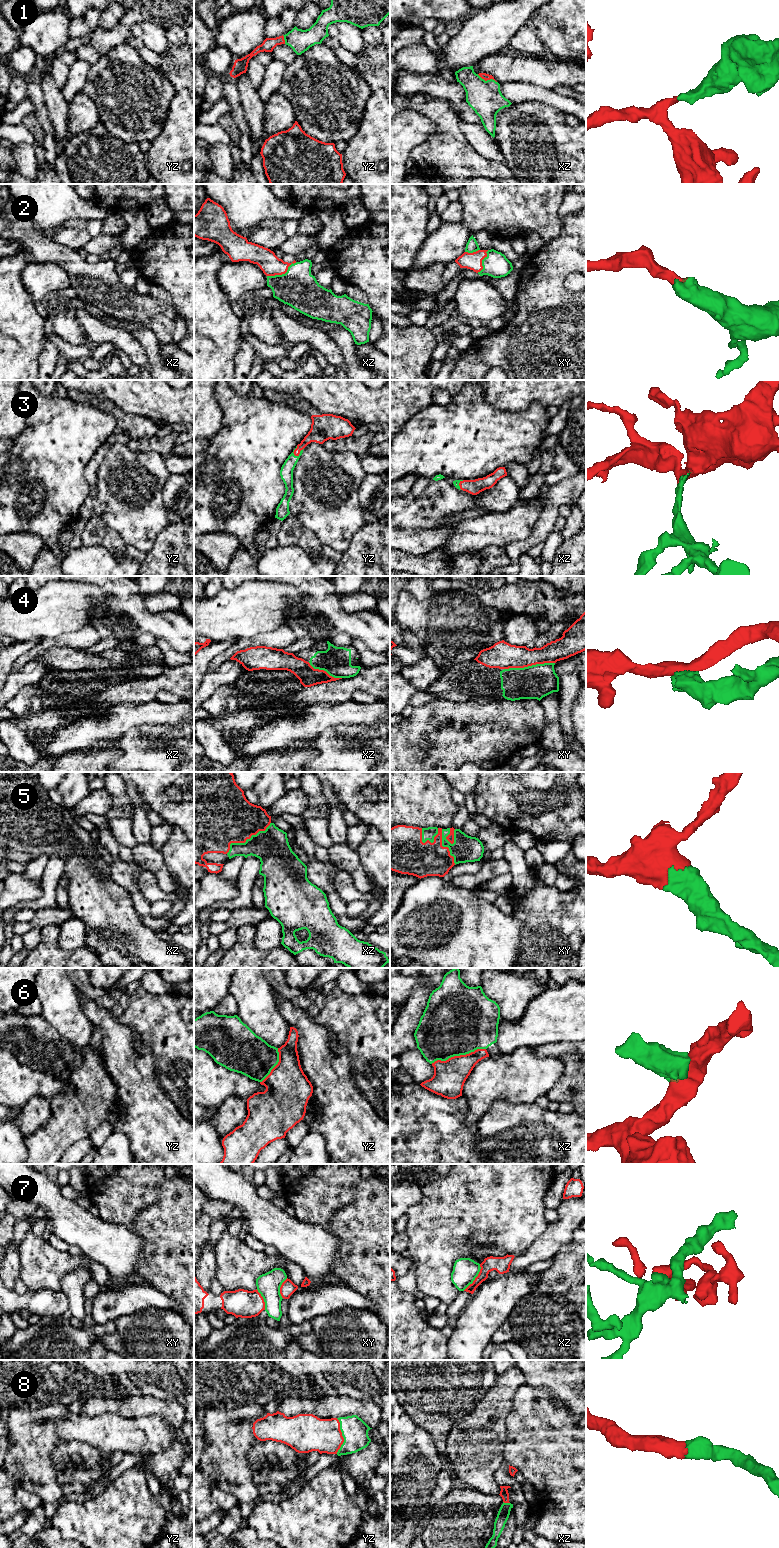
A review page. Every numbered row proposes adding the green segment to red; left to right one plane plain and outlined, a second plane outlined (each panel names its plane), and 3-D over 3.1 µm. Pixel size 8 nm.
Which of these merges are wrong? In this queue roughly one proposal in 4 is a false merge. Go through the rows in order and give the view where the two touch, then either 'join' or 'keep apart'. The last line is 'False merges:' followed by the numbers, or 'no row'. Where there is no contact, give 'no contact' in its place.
1: contact in xz; join
2: contact in xz; join
3: contact in yz; join
4: contact in xy; keep apart
5: contact in xz; join
6: contact in xz; keep apart
7: contact in xz; keep apart
8: contact in yz; join
False merges: 4, 6, 7

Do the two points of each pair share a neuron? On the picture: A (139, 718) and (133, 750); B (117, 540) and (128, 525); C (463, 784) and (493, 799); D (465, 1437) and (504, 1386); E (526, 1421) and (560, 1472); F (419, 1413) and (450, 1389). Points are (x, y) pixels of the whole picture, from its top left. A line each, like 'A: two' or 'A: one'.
A: two
B: two
C: two
D: one
E: one
F: one

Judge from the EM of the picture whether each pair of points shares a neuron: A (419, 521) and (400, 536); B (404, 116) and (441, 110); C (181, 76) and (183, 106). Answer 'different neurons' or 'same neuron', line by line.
A: same neuron
B: different neurons
C: different neurons

